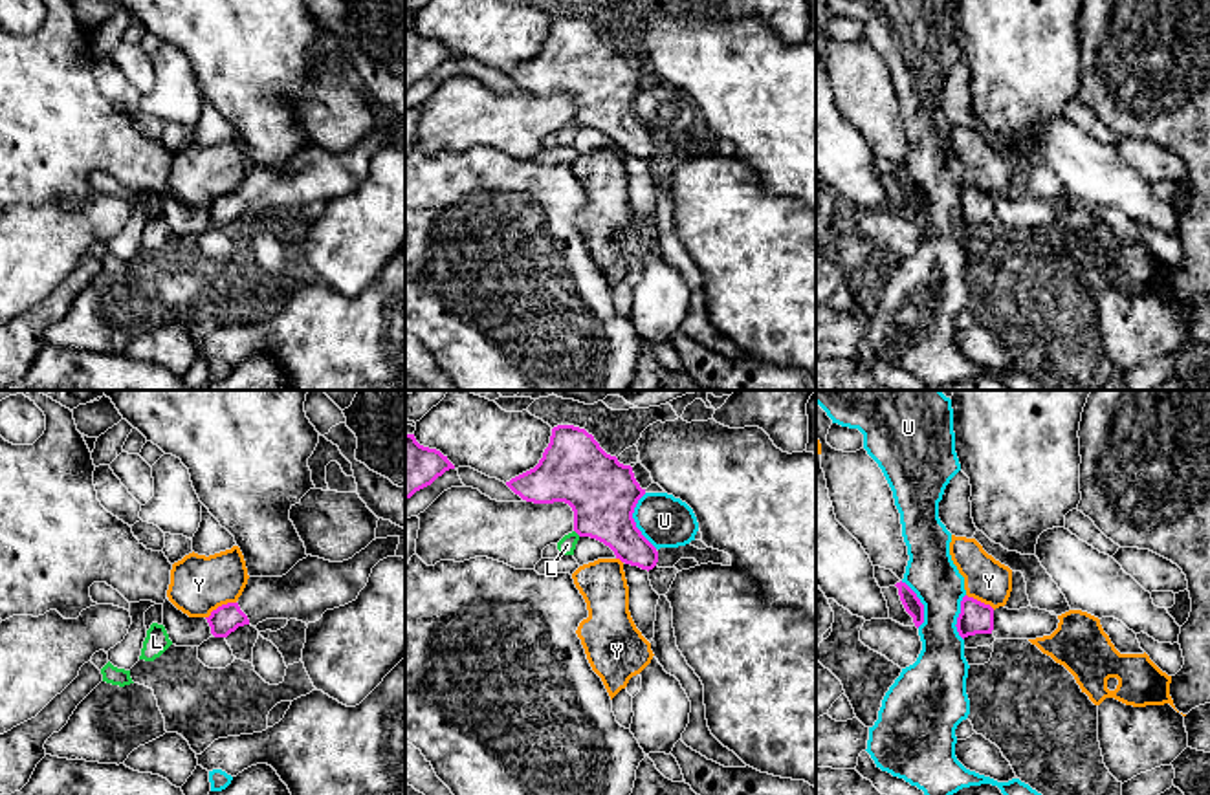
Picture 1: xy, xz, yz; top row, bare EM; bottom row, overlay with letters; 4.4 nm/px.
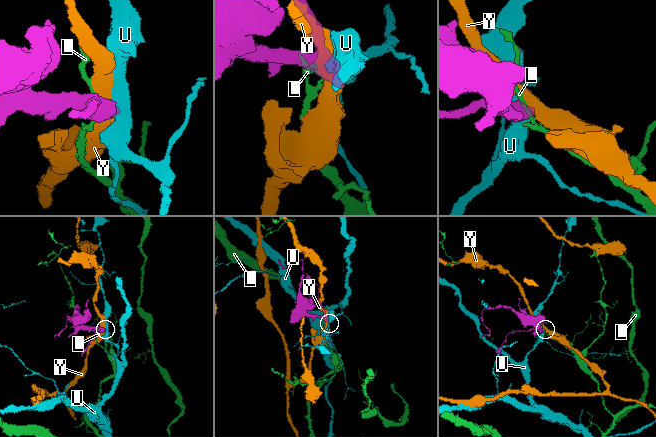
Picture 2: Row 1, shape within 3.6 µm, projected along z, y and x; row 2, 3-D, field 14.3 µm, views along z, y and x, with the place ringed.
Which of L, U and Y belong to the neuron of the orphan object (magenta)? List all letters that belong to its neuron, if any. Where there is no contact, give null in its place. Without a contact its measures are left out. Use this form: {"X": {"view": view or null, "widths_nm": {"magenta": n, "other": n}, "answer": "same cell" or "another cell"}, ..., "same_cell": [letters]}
{"L": {"view": "xz", "widths_nm": {"magenta": 300, "other": 80}, "answer": "another cell"}, "U": {"view": "xz", "widths_nm": {"magenta": 300, "other": 220}, "answer": "another cell"}, "Y": {"view": "xy", "widths_nm": {"magenta": 120, "other": 260}, "answer": "another cell"}, "same_cell": []}

